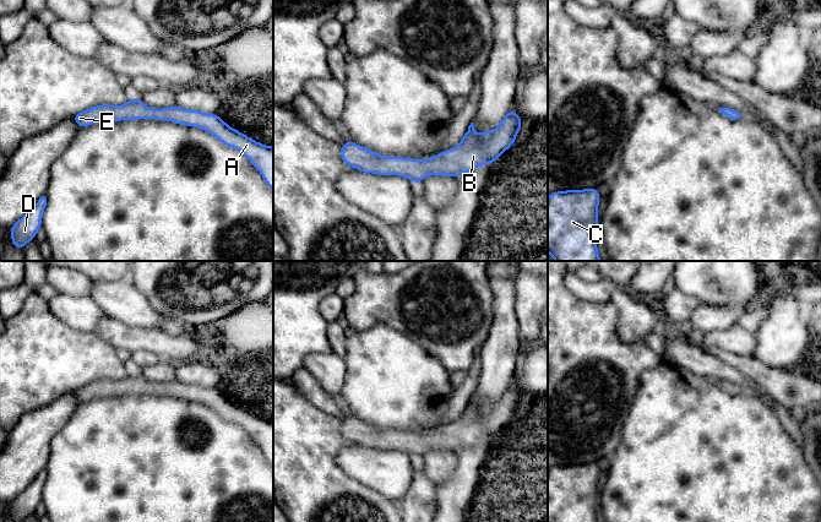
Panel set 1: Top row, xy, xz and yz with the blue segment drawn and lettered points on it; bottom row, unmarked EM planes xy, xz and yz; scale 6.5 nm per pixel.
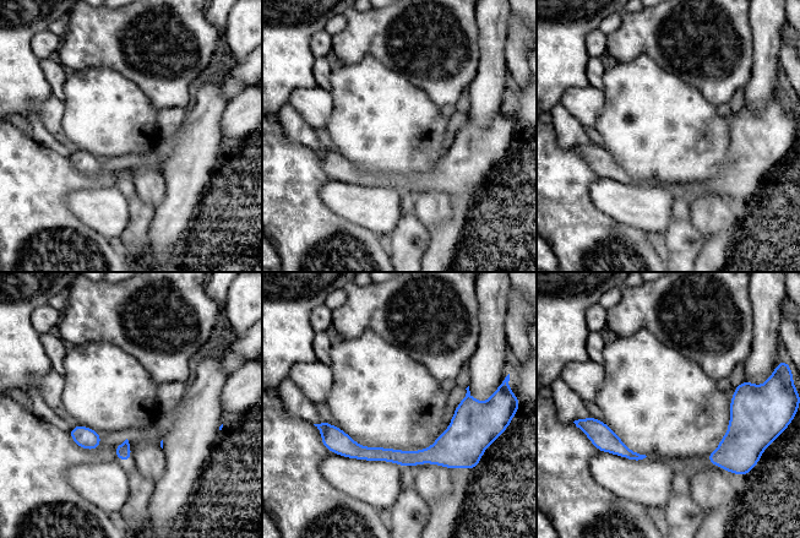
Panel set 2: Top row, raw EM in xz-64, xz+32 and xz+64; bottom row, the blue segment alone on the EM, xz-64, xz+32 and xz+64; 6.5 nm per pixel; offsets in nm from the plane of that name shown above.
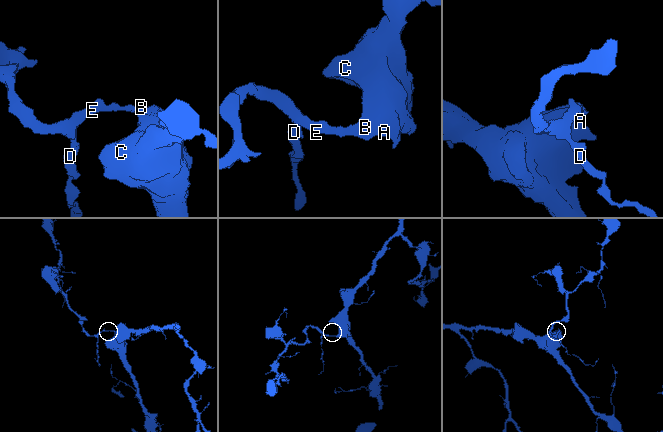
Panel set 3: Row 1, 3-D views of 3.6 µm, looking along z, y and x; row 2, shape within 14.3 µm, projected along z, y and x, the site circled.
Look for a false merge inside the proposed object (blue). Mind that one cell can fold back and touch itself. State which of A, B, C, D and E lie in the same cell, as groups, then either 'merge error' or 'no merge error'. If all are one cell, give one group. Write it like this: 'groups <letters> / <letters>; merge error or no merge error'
groups A B C D E; no merge error

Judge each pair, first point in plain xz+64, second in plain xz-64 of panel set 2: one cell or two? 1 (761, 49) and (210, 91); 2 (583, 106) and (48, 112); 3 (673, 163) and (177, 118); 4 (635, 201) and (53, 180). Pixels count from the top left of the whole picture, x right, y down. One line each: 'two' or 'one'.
1: one
2: one
3: two
4: two

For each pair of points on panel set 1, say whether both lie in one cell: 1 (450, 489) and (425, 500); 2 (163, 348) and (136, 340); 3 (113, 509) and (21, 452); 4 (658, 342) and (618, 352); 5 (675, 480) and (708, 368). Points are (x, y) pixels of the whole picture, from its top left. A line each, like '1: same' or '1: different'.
1: different
2: same
3: different
4: different
5: different

